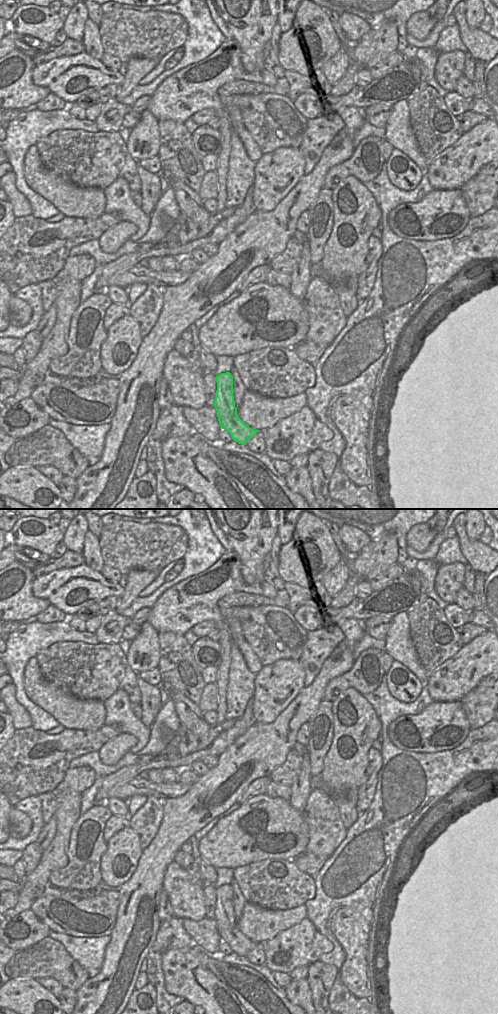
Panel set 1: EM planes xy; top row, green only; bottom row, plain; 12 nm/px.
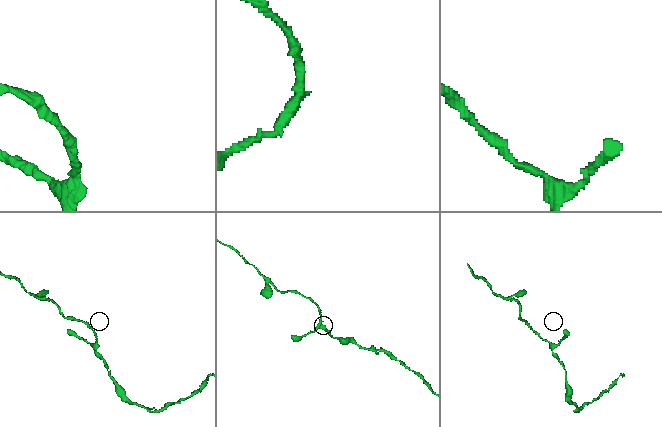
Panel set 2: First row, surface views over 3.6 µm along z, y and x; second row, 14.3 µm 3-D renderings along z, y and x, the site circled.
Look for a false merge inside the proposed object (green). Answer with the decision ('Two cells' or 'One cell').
One cell.

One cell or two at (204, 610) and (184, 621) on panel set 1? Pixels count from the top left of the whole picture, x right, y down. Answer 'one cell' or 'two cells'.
one cell

